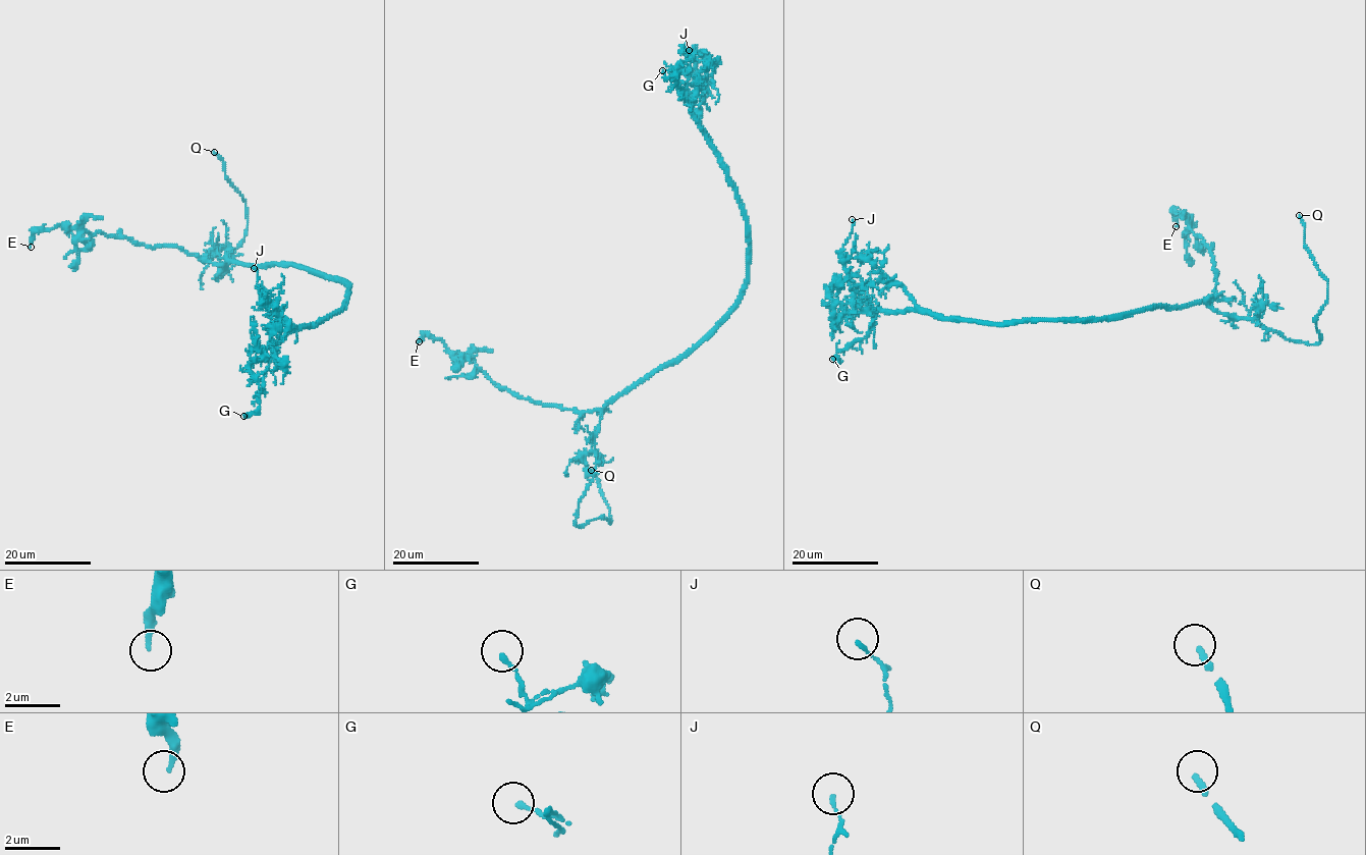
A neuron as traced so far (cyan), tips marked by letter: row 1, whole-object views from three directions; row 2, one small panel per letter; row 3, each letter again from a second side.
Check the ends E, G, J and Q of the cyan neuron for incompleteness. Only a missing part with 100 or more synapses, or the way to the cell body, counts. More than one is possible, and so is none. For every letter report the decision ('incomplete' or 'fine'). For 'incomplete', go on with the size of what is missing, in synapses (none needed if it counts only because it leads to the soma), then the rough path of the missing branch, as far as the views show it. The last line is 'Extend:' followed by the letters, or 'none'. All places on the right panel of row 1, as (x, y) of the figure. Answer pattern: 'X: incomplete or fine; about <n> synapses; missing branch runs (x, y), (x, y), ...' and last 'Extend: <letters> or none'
E: fine
G: fine
J: fine
Q: incomplete; missing branch runs (1299, 215), (1292, 205), (1277, 199), (1262, 179), (1263, 175), (1271, 180), (1279, 180)
Extend: Q

